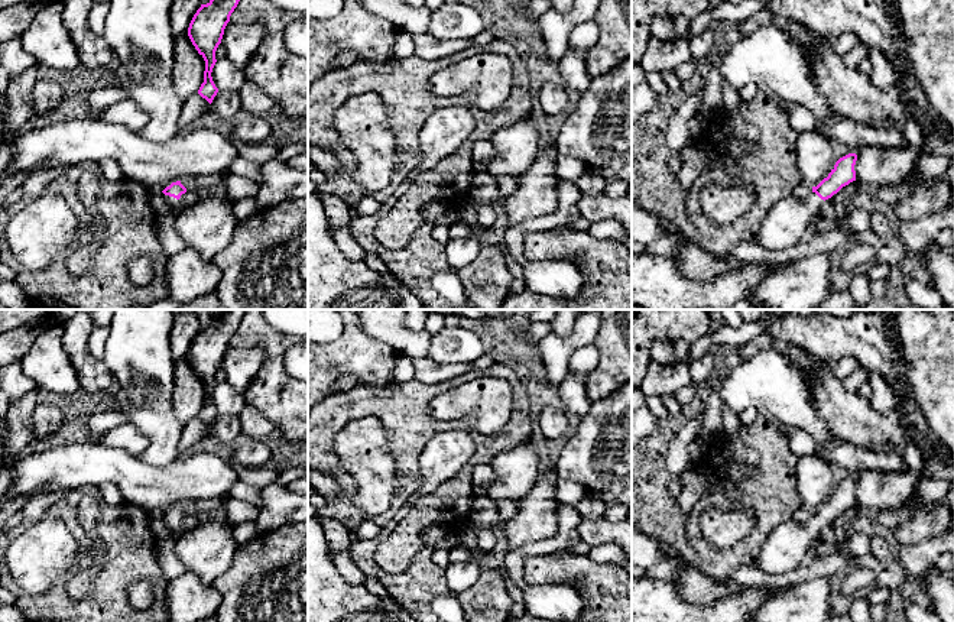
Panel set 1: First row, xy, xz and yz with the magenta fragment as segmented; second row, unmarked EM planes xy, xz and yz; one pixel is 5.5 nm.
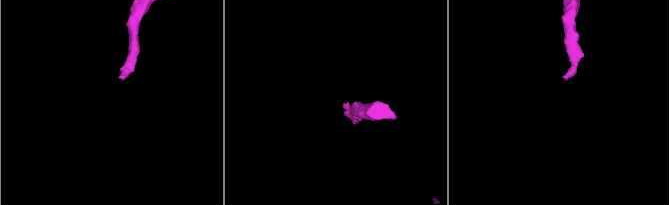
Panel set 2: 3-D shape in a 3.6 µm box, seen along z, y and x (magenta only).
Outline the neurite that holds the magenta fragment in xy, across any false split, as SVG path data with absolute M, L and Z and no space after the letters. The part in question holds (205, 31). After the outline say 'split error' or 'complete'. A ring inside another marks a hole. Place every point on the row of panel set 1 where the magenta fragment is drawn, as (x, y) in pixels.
M210 0L207 4L201 4L188 27L188 36L192 45L205 61L204 82L198 94L210 104L218 93L211 77L217 62L215 51L221 43L224 29L238 1L240 0Z | complete

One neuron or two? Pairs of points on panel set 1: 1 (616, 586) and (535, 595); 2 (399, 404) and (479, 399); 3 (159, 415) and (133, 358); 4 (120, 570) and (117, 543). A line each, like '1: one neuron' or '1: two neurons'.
1: two neurons
2: two neurons
3: one neuron
4: one neuron

